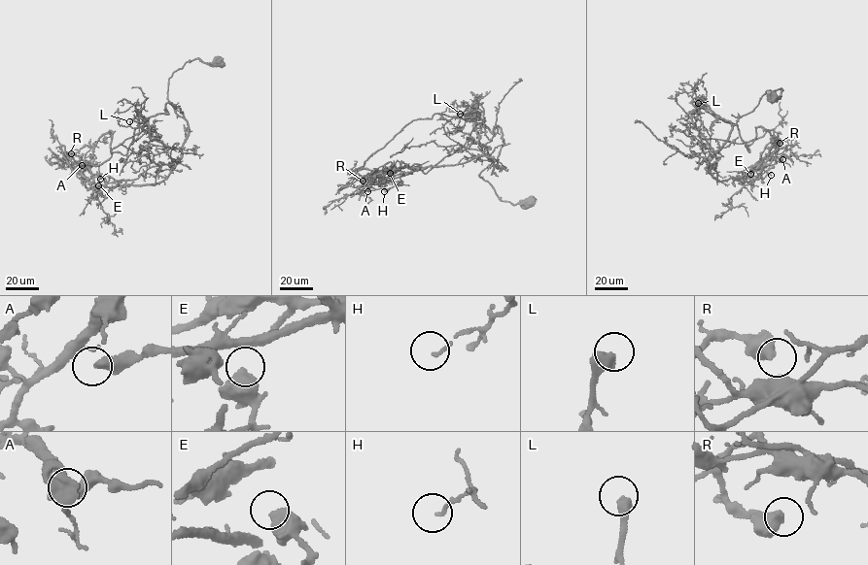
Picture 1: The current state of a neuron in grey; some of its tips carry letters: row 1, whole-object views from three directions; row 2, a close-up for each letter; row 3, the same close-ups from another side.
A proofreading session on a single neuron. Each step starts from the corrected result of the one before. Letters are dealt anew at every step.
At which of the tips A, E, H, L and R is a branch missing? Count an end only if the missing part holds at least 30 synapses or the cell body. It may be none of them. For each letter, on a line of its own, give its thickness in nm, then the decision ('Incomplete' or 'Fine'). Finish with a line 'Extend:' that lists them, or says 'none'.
A: Thickness 440 nm. Fine
E: Thickness 600 nm. Fine
H: Thickness 110 nm. Fine
L: Thickness 480 nm. Fine
R: Thickness 480 nm. Fine
Extend: none

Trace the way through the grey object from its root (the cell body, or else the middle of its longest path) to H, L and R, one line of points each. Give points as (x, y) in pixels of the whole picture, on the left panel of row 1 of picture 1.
H: (219, 62), (195, 58), (169, 79), (168, 100), (188, 128), (169, 175), (140, 184), (100, 179)
L: (219, 62), (195, 58), (169, 79), (168, 100), (188, 128), (180, 148), (153, 141), (129, 121)
R: (219, 62), (195, 58), (169, 79), (168, 100), (188, 131), (180, 159), (164, 180), (88, 182), (71, 153)

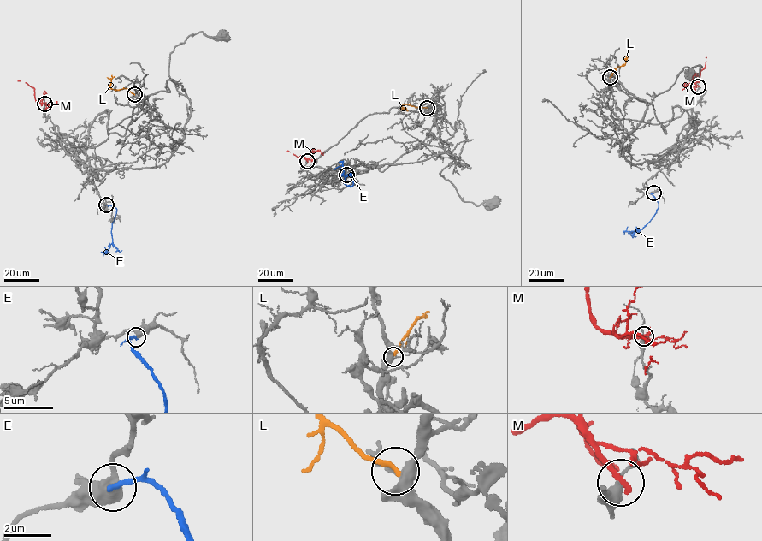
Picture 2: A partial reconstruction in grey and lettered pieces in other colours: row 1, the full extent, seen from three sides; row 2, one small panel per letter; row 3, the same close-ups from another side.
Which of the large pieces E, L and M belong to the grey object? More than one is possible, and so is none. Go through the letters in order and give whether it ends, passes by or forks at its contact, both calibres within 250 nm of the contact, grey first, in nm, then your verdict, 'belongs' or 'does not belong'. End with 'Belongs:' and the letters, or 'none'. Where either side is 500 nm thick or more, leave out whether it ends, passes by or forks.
E: it ends; calibres 440 and 240 nm; does not belong
L: it ends; calibres 320 and 200 nm; does not belong
M: it ends; calibres 340 and 280 nm; does not belong
Belongs: none

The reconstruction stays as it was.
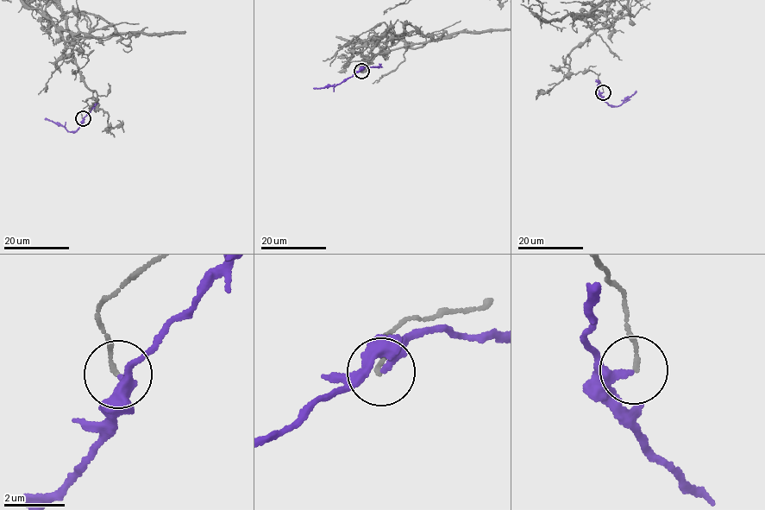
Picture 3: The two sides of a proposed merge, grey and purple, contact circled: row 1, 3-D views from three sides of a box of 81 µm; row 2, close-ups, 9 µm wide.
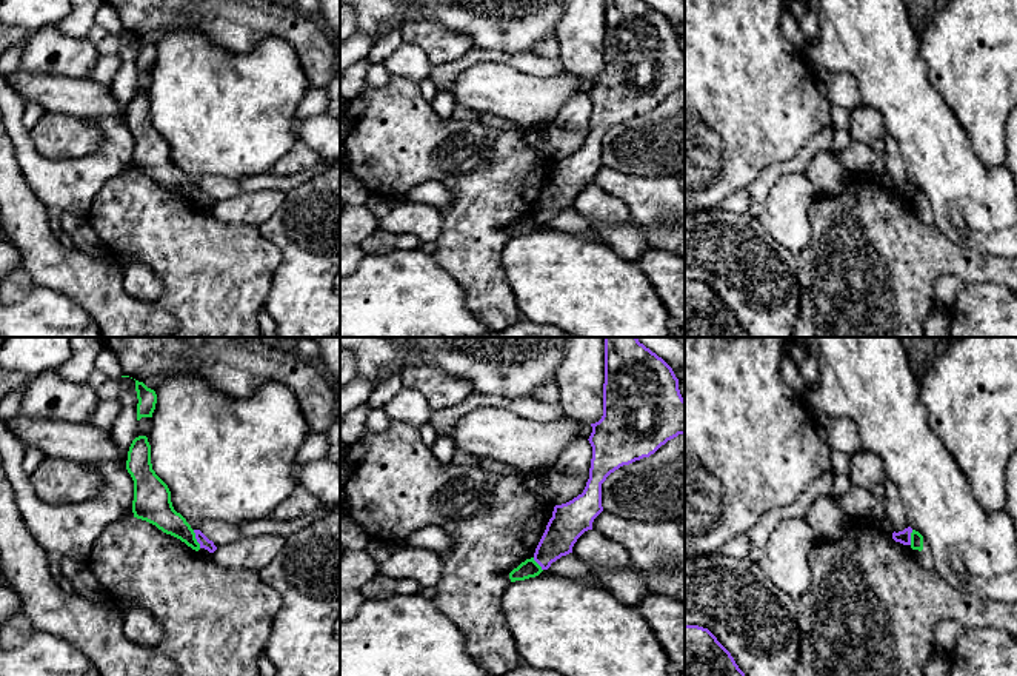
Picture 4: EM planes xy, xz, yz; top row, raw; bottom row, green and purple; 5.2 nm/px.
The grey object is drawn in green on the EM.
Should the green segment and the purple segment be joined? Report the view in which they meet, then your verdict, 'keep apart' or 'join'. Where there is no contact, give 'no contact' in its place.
contact in xy; keep apart

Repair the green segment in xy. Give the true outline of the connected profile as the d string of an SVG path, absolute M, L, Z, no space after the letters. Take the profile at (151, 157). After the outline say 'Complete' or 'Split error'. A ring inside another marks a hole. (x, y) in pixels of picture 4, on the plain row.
M138 91L132 95L128 106L126 125L134 136L134 172L155 180L163 188L180 194L198 206L200 199L195 194L194 185L174 165L168 140L152 125L151 100L146 91Z. Complete

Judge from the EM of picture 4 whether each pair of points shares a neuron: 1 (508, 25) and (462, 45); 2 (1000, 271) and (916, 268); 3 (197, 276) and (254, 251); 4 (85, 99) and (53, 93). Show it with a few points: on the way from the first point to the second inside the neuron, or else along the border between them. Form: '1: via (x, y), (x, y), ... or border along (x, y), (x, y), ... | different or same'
1: border along (439, 23), (463, 33), (473, 46) | different
2: via (979, 268), (971, 265), (937, 265) | same
3: via (211, 276), (217, 276), (240, 262) | same
4: via (77, 97), (60, 94) | same

